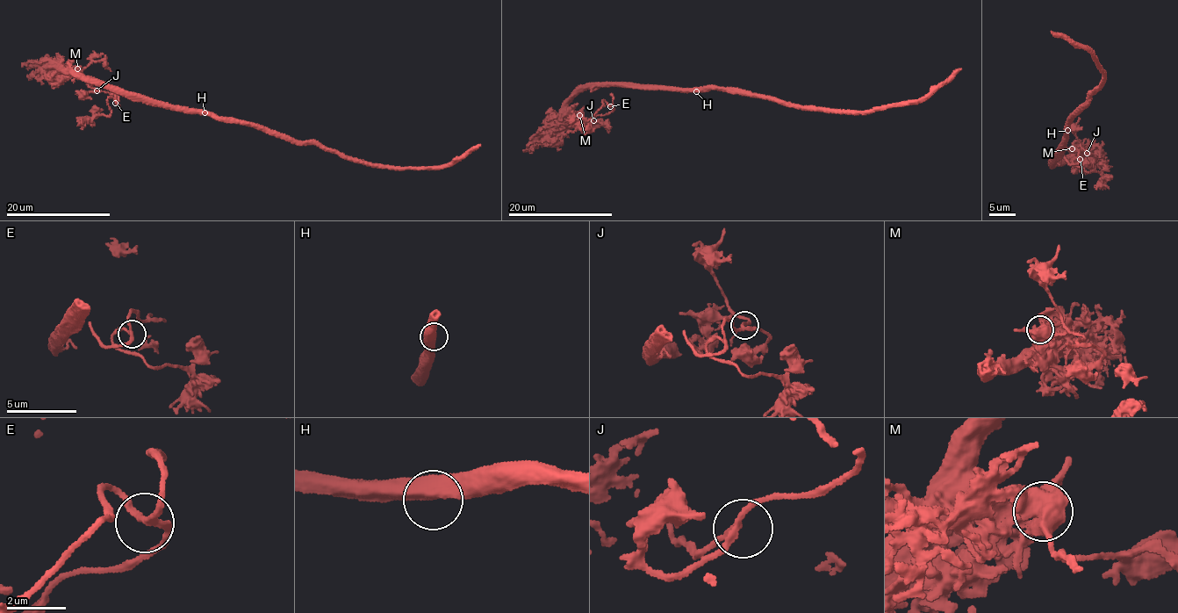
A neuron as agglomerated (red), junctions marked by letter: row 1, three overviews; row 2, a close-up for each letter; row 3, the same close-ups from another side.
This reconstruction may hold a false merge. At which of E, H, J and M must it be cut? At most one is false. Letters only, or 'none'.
M

